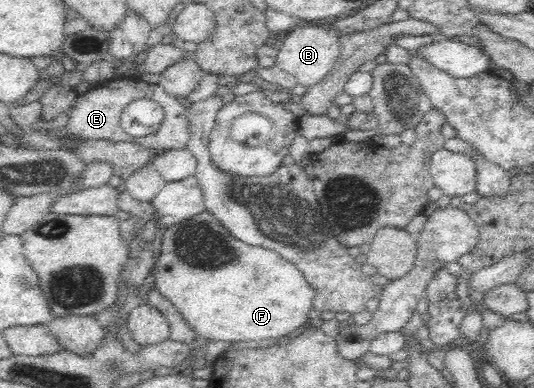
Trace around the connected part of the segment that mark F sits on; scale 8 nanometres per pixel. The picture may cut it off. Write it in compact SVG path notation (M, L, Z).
M206 211L195 215L194 217L184 220L182 223L166 228L160 249L158 261L153 264L153 286L156 291L162 293L168 302L172 302L176 310L182 315L186 324L194 330L197 337L208 339L209 341L269 341L270 339L278 339L285 336L293 336L300 333L308 326L308 313L314 309L314 297L316 292L312 290L310 284L306 281L304 274L291 262L282 259L276 251L268 251L264 247L252 246L238 241L235 237L229 234L229 231L211 214Z

